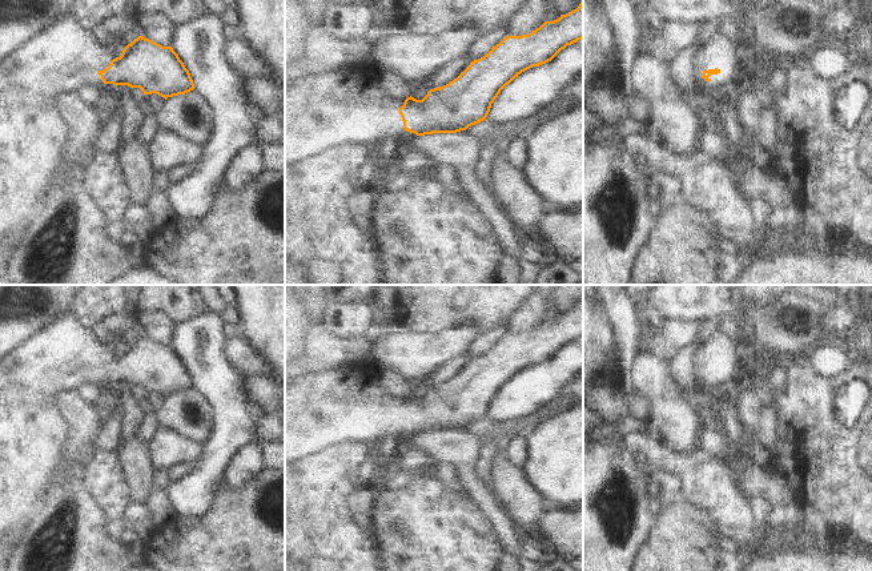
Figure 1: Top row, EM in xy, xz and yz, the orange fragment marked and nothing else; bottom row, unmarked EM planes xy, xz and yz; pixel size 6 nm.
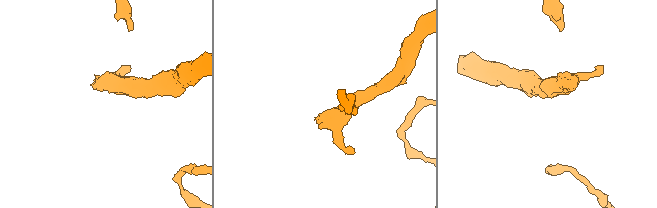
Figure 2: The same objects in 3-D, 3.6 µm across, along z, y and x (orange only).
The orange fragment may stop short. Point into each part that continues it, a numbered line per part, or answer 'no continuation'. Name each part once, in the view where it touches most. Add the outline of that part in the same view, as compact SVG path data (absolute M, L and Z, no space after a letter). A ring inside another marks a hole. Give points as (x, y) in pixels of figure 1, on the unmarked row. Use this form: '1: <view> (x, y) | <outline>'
1: xy (67, 354) | M72 313L37 331L9 357L24 365L51 393L71 393L84 383L105 390L116 383L104 382L97 370L108 366L138 334L137 313L113 315L99 329L89 329Z

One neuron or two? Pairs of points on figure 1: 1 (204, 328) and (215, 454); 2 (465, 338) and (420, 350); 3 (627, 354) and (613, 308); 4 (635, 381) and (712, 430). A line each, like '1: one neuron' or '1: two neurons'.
1: one neuron
2: one neuron
3: one neuron
4: two neurons

